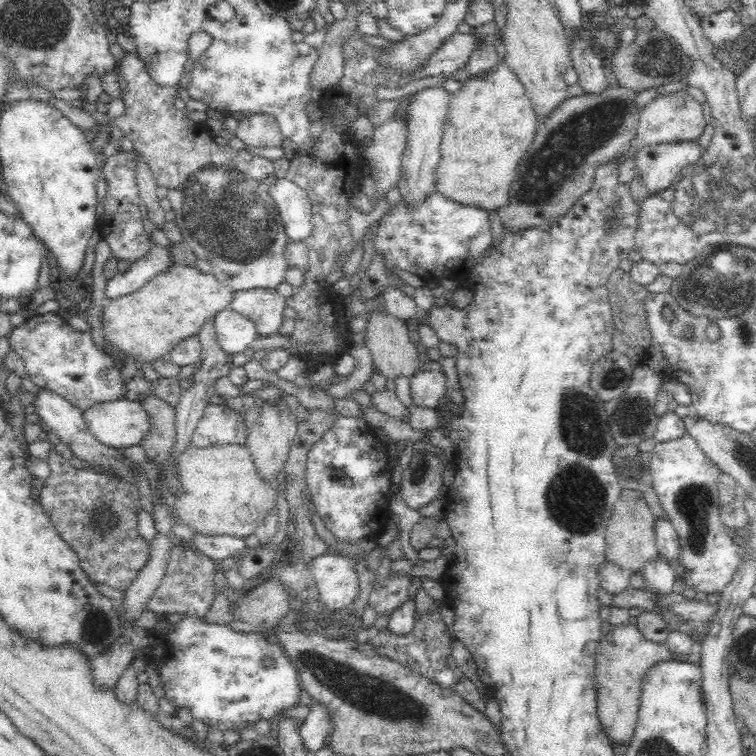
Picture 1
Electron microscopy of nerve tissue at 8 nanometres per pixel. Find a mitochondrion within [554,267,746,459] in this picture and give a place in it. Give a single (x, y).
(634, 415)

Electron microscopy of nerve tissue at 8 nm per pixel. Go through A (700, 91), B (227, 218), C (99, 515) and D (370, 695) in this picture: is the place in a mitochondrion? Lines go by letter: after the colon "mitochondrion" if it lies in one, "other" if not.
A: other
B: mitochondrion
C: mitochondrion
D: mitochondrion

